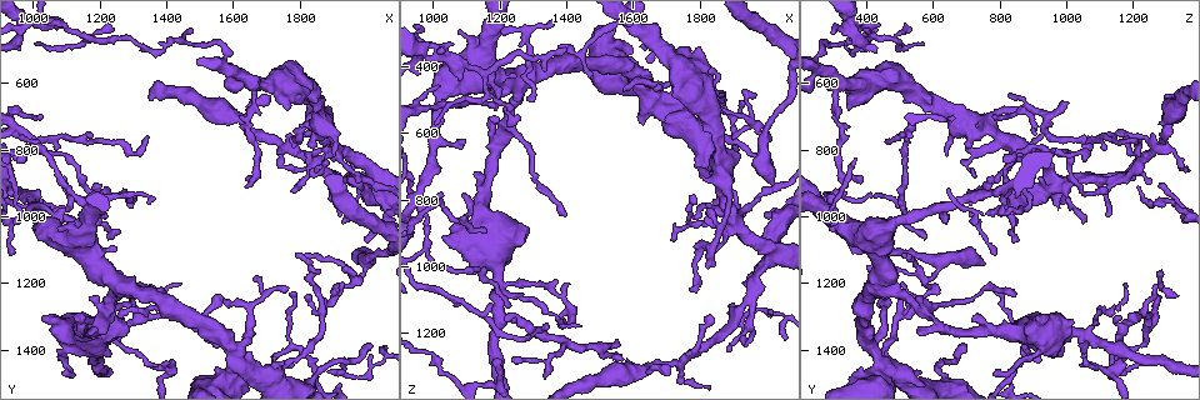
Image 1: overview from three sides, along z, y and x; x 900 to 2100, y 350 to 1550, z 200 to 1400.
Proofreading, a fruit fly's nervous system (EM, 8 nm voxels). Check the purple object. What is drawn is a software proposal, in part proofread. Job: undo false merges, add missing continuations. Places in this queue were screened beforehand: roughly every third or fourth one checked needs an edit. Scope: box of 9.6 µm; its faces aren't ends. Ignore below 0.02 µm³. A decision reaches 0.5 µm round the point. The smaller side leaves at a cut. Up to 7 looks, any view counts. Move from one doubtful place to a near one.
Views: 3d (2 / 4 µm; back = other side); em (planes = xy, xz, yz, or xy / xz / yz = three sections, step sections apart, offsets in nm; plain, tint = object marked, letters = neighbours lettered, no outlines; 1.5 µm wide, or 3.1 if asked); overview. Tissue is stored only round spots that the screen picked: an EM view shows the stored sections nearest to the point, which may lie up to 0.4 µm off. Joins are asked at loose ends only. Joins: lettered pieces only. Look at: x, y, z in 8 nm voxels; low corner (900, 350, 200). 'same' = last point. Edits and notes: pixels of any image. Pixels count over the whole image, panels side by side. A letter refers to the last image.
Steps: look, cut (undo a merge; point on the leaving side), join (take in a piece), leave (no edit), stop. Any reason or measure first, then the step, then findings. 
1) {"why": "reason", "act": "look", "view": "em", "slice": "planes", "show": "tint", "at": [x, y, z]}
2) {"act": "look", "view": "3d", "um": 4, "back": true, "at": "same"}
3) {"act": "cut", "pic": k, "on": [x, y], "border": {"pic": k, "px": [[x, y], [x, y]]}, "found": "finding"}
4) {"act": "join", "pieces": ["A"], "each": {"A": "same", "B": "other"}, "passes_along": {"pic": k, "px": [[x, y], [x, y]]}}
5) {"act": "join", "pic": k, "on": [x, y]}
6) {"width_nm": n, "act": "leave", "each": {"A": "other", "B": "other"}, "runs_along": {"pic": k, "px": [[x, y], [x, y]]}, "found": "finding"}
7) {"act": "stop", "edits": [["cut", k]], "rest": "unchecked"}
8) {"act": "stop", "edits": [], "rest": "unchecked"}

{"why": "end of a long branch", "act": "look", "view": "3d", "um": 2, "at": [1440, 1210, 1190]}

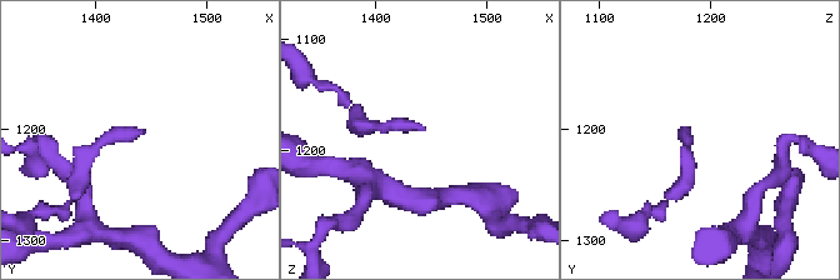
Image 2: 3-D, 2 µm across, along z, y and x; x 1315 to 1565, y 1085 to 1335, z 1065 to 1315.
{"why": "need the tissue", "act": "look", "view": "em", "slice": "planes", "show": "letters", "at": [1444, 1204, 1178]}

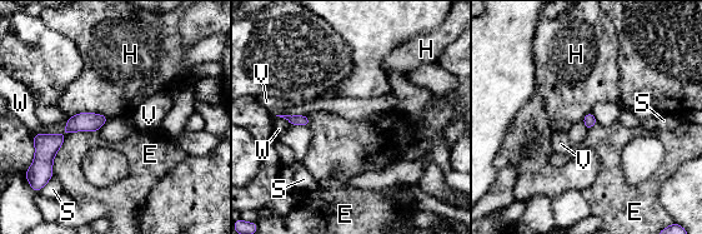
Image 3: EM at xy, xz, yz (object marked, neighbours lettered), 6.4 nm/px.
{"longest_contact_nm": ["E", 280], "act": "leave", "each": {"E": "other", "H": "other", "S": "other", "V": "other", "W": "other"}, "found": "no lettered piece goes on from it"}

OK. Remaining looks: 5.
{"why": "three-way junction", "act": "look", "view": "em", "slice": "xz", "step": 4, "show": "tint", "at": [1910, 1210, 590]}

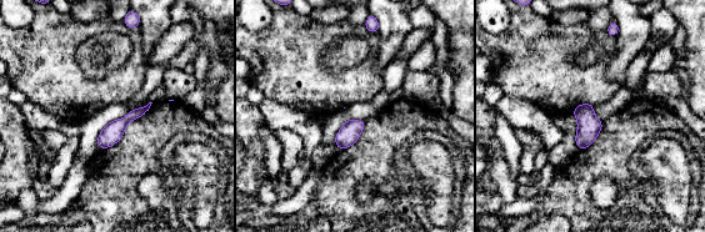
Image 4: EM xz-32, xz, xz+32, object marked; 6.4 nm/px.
{"why": "another direction", "act": "look", "view": "em", "slice": "yz", "step": 4, "show": "tint", "at": "same"}

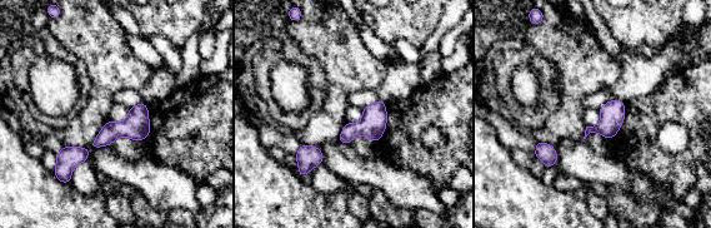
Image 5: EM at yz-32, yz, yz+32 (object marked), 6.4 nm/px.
{"why": "what lies round it", "act": "look", "view": "em", "slice": "yz", "step": 4, "show": "letters", "at": "same"}

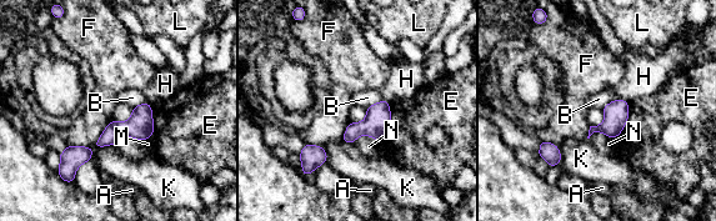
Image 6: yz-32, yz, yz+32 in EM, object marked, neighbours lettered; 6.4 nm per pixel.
{"longest_contact_nm": ["E", 240], "act": "leave", "each": {"A": "other", "B": "other", "E": "other", "F": "other", "H": "other", "K": "other", "L": "other", "M": "other", "N": "other"}, "border": {"pic": 6, "px": [[619, 98], [607, 103], [601, 109]]}, "found": "one neuron here"}

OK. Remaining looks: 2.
{"why": "free end", "act": "look", "view": "em", "slice": "yz", "step": 8, "show": "letters", "at": [1010, 480, 570]}

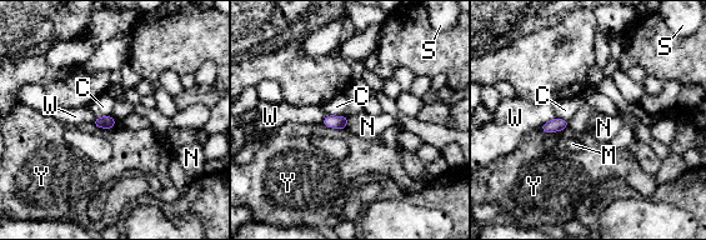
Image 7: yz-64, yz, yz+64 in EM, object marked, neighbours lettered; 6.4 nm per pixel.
{"act": "look", "view": "em", "slice": "planes", "show": "letters", "at": "same"}

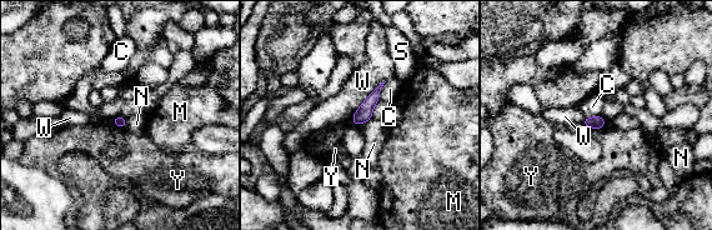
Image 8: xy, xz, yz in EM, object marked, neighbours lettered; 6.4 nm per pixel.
{"width_nm": 70, "act": "leave", "each": {"C": "other", "M": "other", "N": "other", "S": "other", "W": "other", "Y": "other"}, "border": {"pic": 8, "px": [[386, 81], [377, 100]]}, "found": "no lettered piece goes on from it"}

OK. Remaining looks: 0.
{"act": "stop", "edits": [], "rest": "unchecked"}

